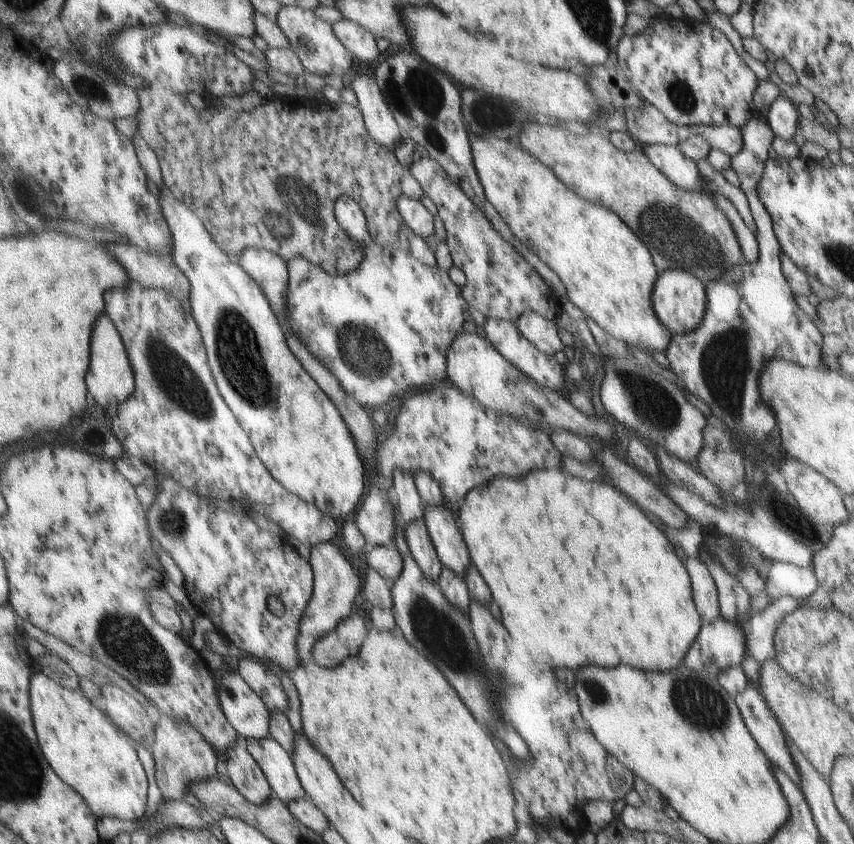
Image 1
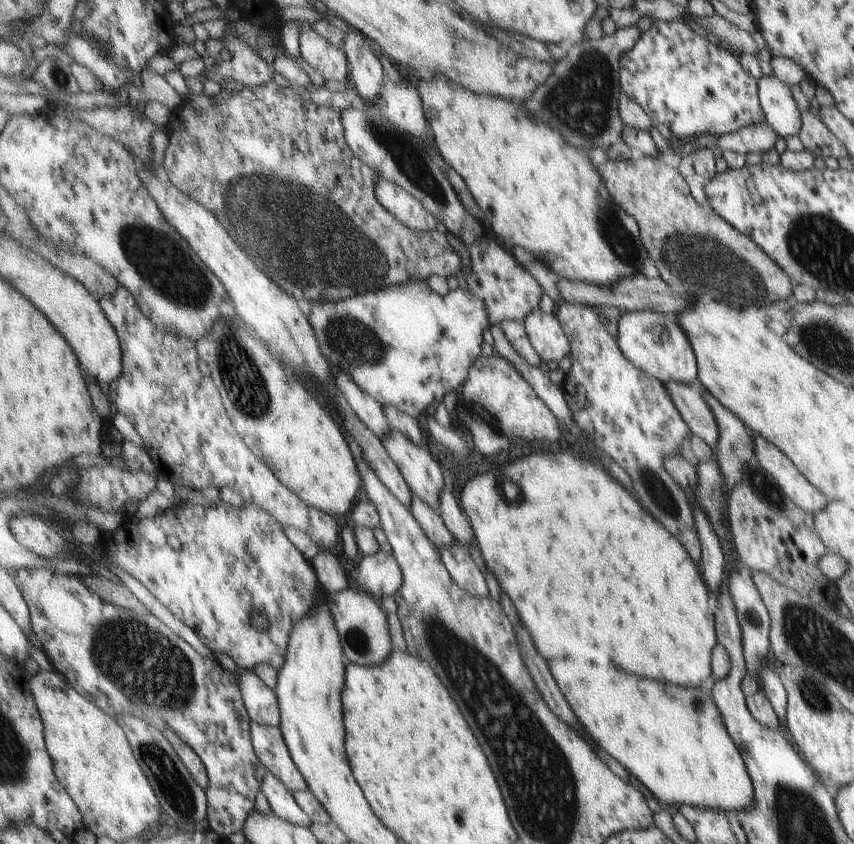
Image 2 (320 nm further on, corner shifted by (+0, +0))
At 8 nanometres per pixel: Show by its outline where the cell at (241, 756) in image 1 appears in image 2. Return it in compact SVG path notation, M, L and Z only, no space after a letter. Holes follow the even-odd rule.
M271 771L266 775L262 790L272 812L280 819L302 827L312 826L311 817L299 806L294 794Z

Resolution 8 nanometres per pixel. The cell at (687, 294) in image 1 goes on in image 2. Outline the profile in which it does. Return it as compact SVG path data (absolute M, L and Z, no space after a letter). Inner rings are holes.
M625 311L617 319L617 348L641 372L663 383L692 385L697 382L695 358L691 348L675 326L672 315L651 311Z

